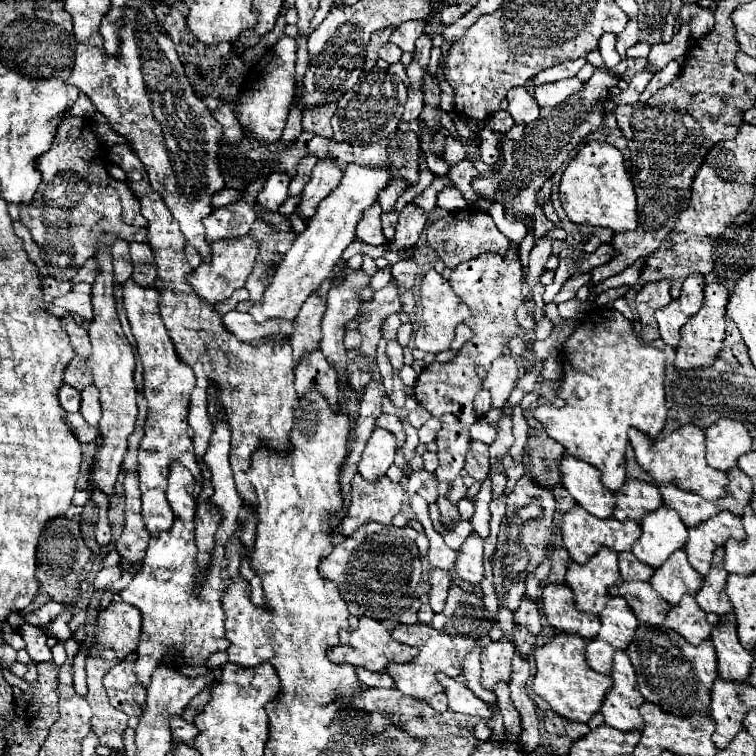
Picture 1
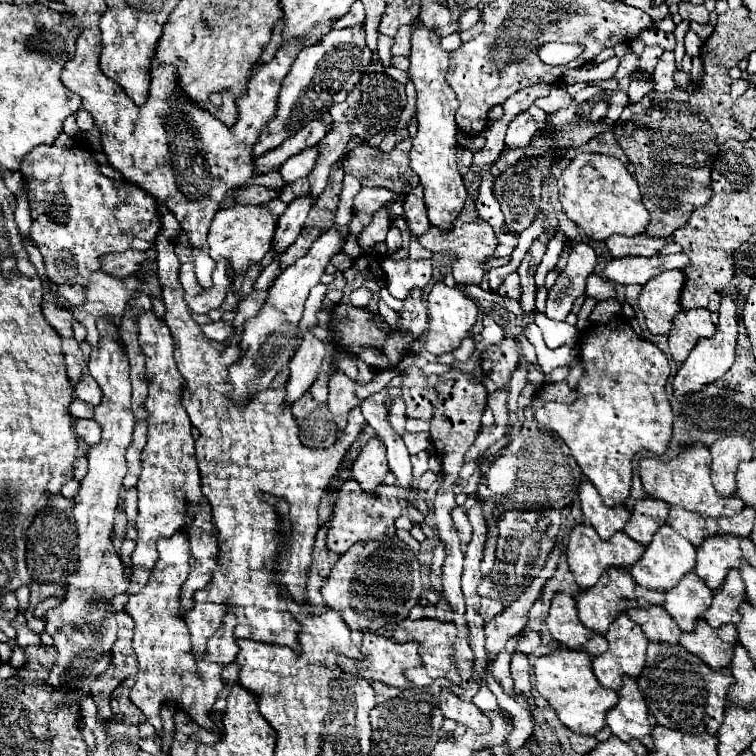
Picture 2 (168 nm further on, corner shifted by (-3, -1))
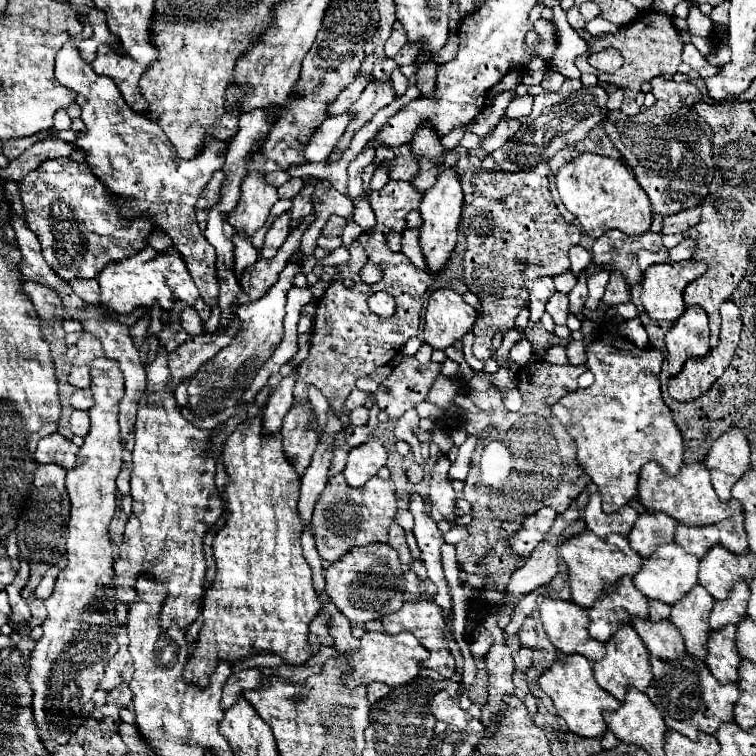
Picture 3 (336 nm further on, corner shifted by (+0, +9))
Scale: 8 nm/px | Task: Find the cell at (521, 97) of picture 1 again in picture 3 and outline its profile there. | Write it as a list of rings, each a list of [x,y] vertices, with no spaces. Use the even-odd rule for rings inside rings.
[[[507,120],[507,122],[499,122],[497,126],[495,126],[495,130],[487,136],[487,138],[483,138],[483,142],[481,142],[481,148],[487,152],[487,154],[491,154],[493,150],[497,150],[497,148],[501,148],[517,130],[519,130],[519,122],[517,120]]]

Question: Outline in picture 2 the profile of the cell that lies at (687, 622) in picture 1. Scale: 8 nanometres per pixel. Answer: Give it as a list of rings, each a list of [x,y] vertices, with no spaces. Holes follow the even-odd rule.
[[[698,620],[692,632],[682,632],[680,636],[680,644],[702,662],[710,664],[710,668],[724,668],[730,664],[732,646],[736,640],[738,632],[734,624],[712,628],[706,620]]]

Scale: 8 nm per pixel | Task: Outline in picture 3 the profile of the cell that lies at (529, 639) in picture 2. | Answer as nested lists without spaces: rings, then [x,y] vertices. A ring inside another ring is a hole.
[[[521,648],[513,654],[513,662],[515,662],[515,672],[527,672],[527,668],[531,666],[531,656],[533,656],[533,650],[531,648]]]

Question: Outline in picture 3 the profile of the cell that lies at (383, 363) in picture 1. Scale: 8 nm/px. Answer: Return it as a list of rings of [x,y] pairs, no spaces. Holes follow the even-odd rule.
[[[414,408],[408,410],[396,421],[395,436],[397,436],[397,440],[405,440],[405,442],[409,442],[409,446],[411,446],[411,452],[413,452],[415,460],[417,460],[419,464],[423,464],[423,458],[421,458],[421,452],[419,452],[419,440],[411,434],[411,428],[413,428],[415,424],[418,424],[419,421],[420,418],[417,415],[416,410]]]

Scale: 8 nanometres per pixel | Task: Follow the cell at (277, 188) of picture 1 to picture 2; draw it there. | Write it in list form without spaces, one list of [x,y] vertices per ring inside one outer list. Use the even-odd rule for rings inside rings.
[[[318,146],[308,148],[308,150],[302,150],[300,154],[288,158],[278,172],[280,172],[280,176],[284,178],[286,184],[292,184],[292,182],[296,182],[298,178],[310,174],[310,170],[312,170],[314,164],[316,164],[316,158],[318,158]]]

